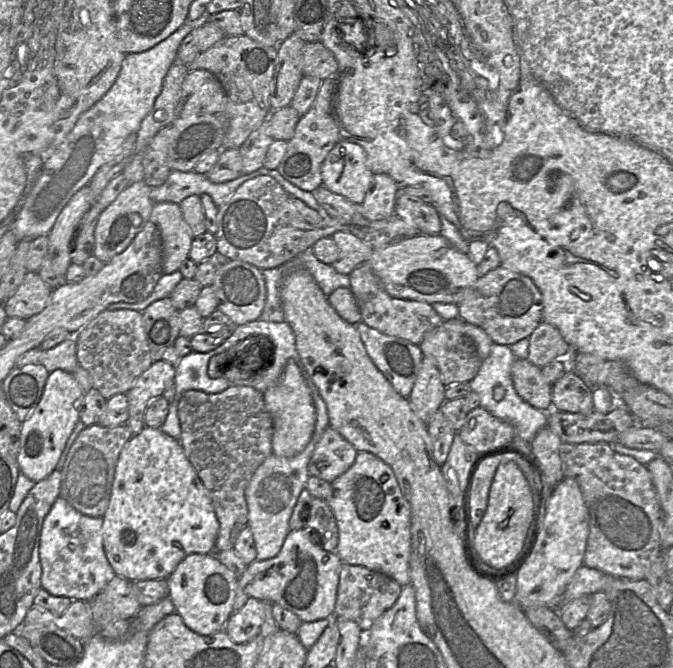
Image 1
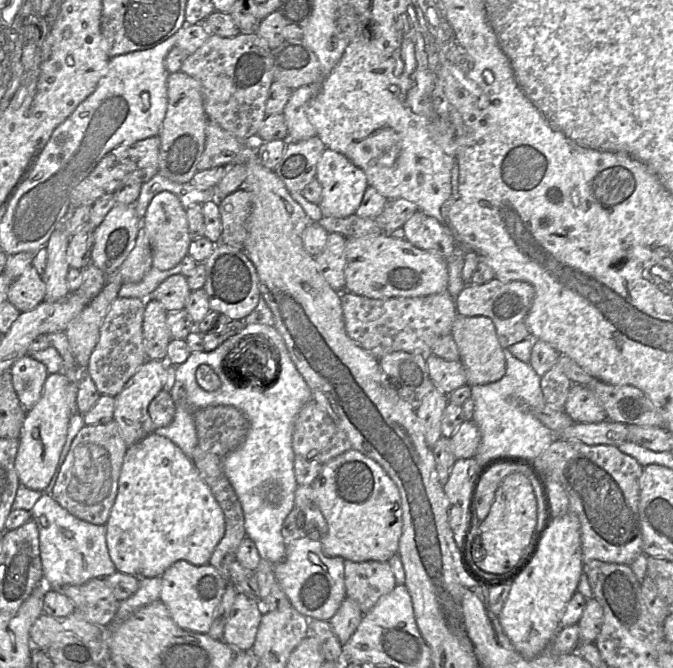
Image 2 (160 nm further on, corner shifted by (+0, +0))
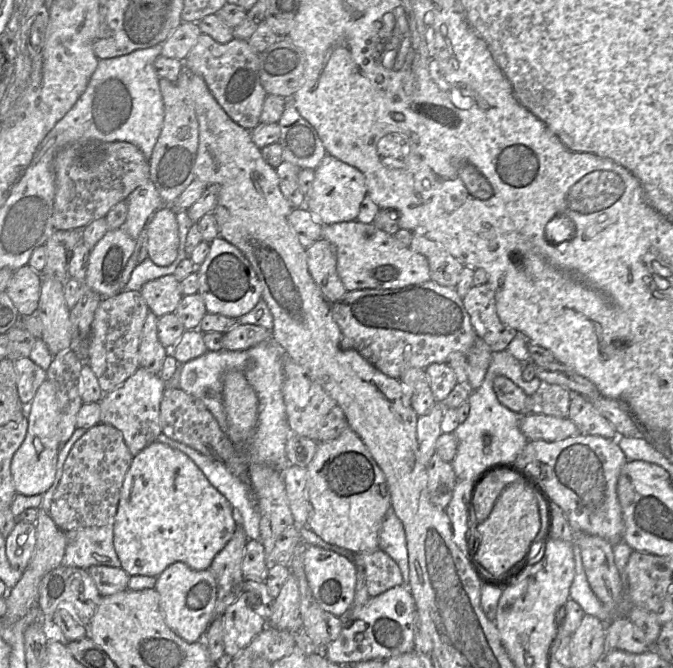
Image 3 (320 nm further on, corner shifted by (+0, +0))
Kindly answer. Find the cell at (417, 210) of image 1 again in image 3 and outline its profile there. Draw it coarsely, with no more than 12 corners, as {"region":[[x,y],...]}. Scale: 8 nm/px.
{"region":[[412,232],[409,247],[427,258],[430,280],[456,287],[464,266],[446,249]]}

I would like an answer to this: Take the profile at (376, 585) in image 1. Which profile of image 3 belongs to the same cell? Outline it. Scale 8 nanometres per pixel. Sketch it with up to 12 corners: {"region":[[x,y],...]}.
{"region":[[383,550],[354,554],[376,597],[403,585],[397,563]]}

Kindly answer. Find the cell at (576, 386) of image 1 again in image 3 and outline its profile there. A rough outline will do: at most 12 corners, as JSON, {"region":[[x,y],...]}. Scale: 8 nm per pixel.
{"region":[[572,394],[568,418],[583,435],[618,438],[588,398]]}

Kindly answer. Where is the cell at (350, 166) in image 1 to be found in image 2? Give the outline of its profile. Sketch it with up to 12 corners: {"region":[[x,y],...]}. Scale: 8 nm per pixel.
{"region":[[326,148],[317,163],[323,217],[356,213],[363,170]]}

